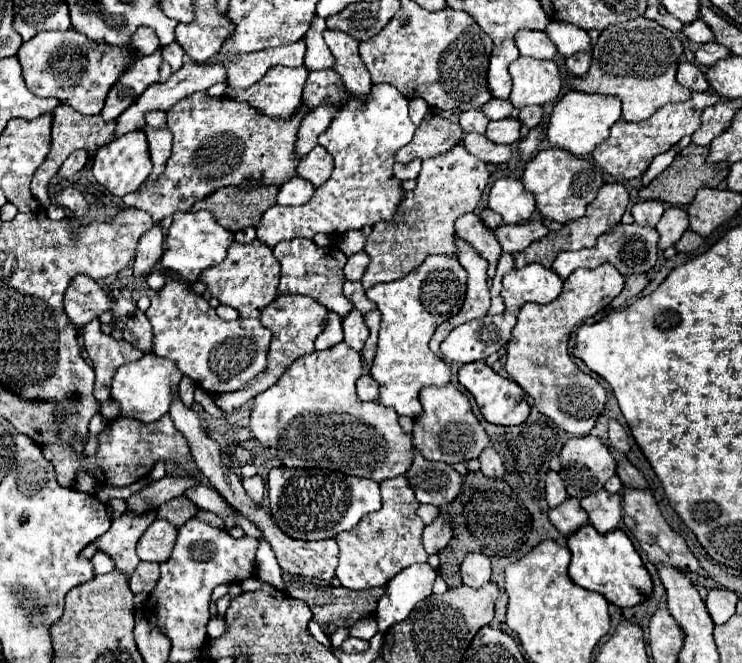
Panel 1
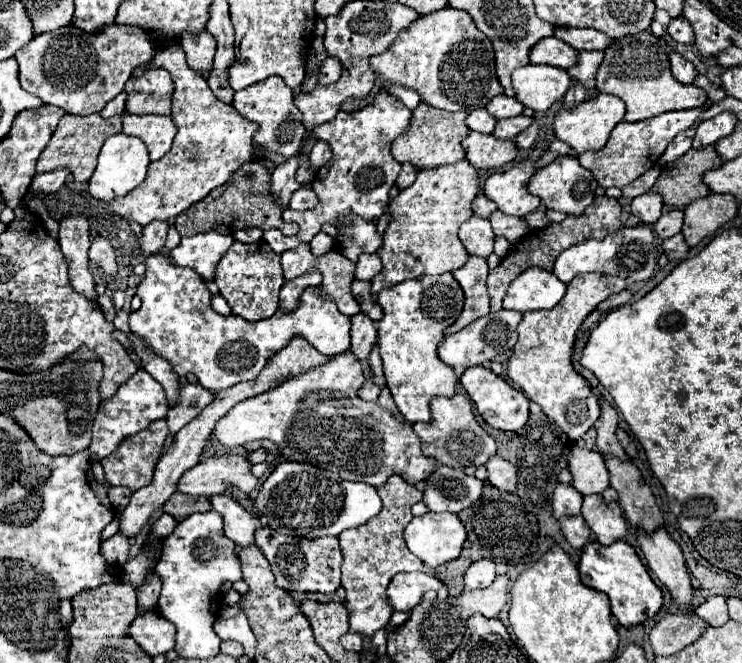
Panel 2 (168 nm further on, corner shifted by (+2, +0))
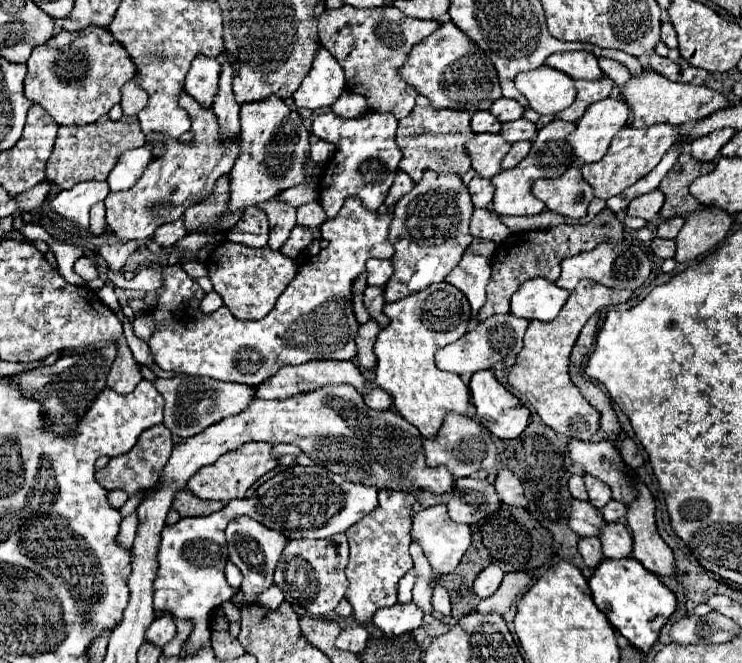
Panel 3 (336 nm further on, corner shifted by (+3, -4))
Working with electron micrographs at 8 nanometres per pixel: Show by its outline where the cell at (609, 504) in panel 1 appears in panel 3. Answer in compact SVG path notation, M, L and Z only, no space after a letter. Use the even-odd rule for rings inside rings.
M616 522L616 524L604 524L602 534L600 534L600 542L604 548L604 556L606 558L630 558L632 556L632 536L630 530Z

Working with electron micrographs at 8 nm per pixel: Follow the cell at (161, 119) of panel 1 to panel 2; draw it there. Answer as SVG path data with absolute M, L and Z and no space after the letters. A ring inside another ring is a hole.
M163 68L147 70L139 78L131 78L131 88L127 92L129 114L171 114L171 96L173 96L173 80L169 72Z

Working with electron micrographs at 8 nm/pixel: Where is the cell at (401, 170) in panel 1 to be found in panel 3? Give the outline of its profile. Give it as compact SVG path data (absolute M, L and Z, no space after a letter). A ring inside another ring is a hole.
M398 172L396 174L396 180L394 180L394 184L392 184L392 188L390 188L390 192L388 192L388 198L386 198L386 206L394 206L404 194L408 194L410 190L414 188L414 182L412 182L412 178L408 176L408 174L404 174L404 172Z

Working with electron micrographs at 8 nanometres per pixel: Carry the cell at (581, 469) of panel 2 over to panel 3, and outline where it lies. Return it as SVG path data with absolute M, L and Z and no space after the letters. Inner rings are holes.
M584 474L584 480L586 480L588 494L590 494L588 500L596 508L602 508L602 506L606 506L612 500L612 492L610 492L610 488L604 482L600 482L600 480L596 480L594 476L588 476L588 474Z

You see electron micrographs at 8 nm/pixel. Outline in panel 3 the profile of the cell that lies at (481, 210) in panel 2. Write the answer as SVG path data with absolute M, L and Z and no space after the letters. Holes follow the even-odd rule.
M474 176L472 182L468 184L468 190L470 190L470 196L472 196L472 202L476 208L486 208L490 202L492 202L492 196L494 196L494 186L490 184L490 178L484 178L484 176Z

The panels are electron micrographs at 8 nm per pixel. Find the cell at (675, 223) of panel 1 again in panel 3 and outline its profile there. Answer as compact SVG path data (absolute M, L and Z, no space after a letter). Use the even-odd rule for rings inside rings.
M670 218L670 220L666 220L666 222L662 222L658 228L656 228L656 236L658 238L668 238L668 240L672 240L672 238L676 238L678 236L678 232L682 230L682 226L684 226L684 218Z

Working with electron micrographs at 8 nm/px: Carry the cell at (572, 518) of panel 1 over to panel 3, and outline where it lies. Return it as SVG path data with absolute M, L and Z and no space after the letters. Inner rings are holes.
M582 538L578 544L578 550L580 550L580 554L582 554L582 558L590 570L594 570L604 560L602 544L598 538Z

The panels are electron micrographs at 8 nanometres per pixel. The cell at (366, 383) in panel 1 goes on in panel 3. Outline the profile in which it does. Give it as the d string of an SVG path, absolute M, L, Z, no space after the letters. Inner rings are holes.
M372 388L368 394L364 394L364 400L370 408L374 410L390 410L392 408L392 398L390 394L386 394L382 388Z

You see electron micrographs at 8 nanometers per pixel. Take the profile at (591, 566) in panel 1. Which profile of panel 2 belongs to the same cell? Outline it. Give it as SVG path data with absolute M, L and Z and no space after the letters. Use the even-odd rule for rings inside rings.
M591 540L581 550L581 560L579 560L577 568L579 568L581 582L585 586L605 592L609 596L611 612L619 620L621 626L635 626L635 624L641 624L641 622L653 618L663 604L663 594L661 594L659 586L647 574L647 568L639 560L635 548L631 544L627 544L625 540L617 540L609 546L603 546L597 540Z

